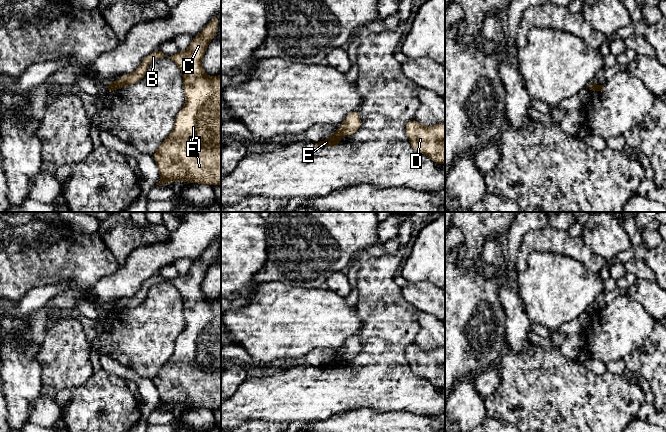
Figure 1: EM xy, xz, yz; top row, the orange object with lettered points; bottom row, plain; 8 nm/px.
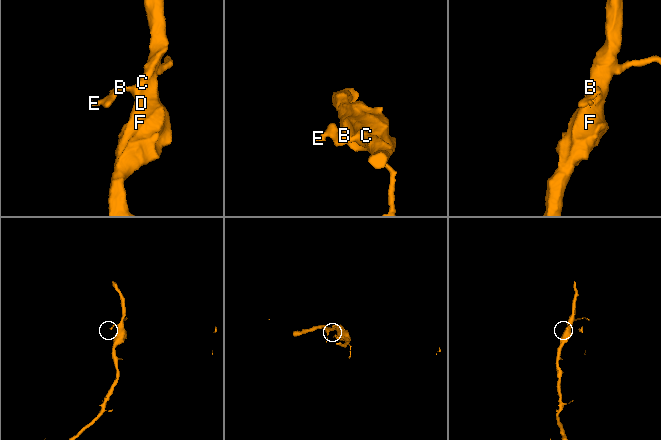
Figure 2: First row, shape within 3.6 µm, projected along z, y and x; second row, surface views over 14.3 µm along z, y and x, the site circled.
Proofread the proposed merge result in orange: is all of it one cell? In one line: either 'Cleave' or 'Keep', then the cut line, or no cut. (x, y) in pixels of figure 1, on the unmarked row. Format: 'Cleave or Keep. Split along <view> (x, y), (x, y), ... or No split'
Cleave. Split along xz (334, 357), (340, 361)

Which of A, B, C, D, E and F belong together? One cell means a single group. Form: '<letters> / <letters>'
A B C D F / E

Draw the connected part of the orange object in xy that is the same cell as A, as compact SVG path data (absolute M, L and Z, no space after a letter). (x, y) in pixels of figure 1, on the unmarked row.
M218 243L212 245L193 262L184 276L166 280L161 275L147 279L140 290L132 297L127 297L119 304L110 306L109 310L121 313L133 309L143 303L149 288L164 281L169 281L179 291L183 299L185 329L177 337L174 353L152 378L159 392L160 405L156 408L163 410L164 406L184 404L185 408L198 407L210 410L221 409L221 299L209 301L202 290L202 283L210 265L218 254Z

